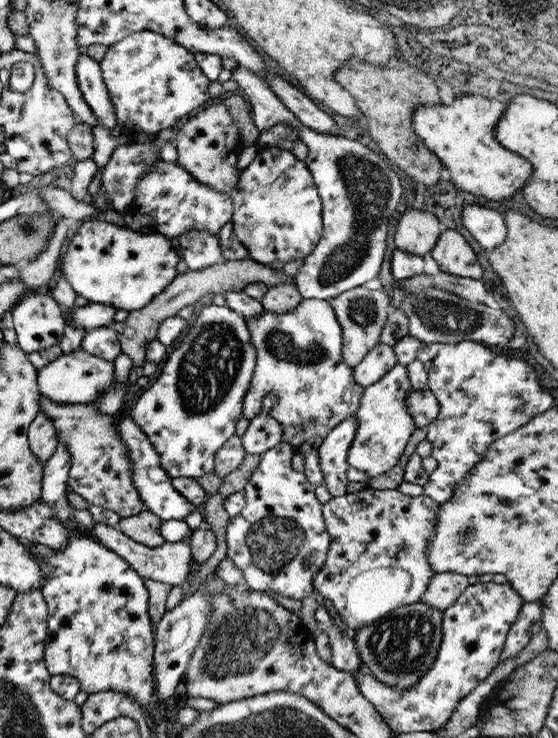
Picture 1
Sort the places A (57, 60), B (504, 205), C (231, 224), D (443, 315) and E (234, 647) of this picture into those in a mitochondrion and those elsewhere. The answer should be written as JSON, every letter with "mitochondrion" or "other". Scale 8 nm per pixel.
{"A":"mitochondrion","B":"other","C":"other","D":"mitochondrion","E":"mitochondrion"}

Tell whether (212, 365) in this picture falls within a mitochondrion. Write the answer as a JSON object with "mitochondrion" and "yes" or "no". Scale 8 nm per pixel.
{"mitochondrion":"yes"}

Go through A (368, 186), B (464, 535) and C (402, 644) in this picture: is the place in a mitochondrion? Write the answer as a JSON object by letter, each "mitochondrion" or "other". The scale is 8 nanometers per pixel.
{"A":"mitochondrion","B":"mitochondrion","C":"mitochondrion"}

